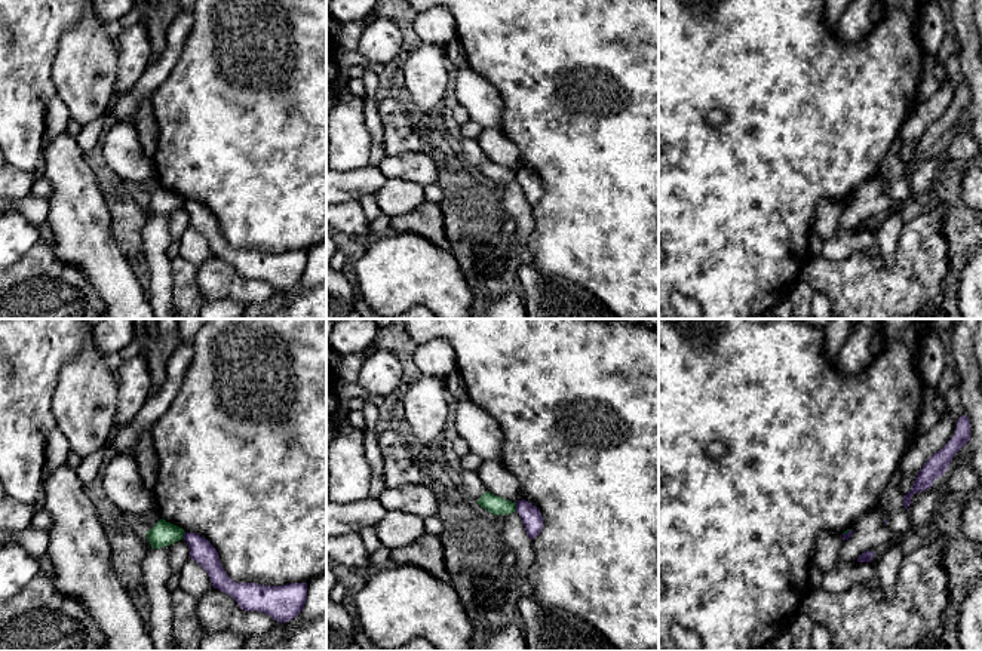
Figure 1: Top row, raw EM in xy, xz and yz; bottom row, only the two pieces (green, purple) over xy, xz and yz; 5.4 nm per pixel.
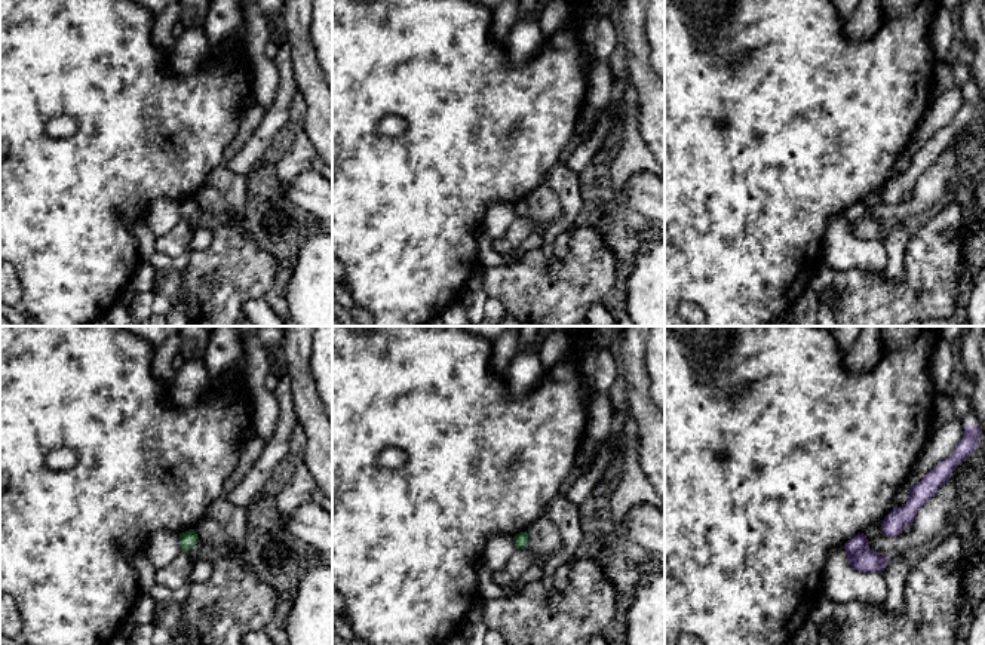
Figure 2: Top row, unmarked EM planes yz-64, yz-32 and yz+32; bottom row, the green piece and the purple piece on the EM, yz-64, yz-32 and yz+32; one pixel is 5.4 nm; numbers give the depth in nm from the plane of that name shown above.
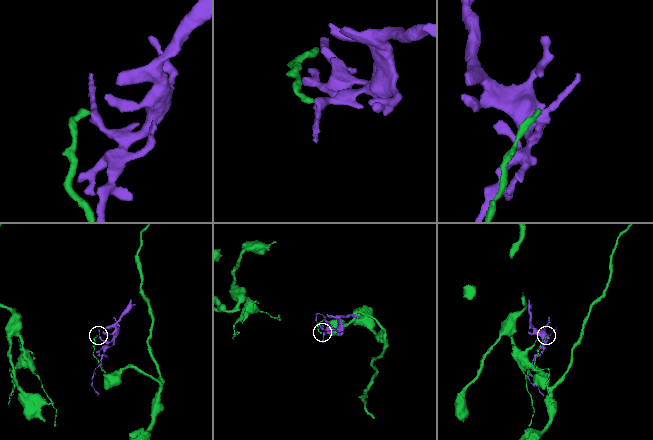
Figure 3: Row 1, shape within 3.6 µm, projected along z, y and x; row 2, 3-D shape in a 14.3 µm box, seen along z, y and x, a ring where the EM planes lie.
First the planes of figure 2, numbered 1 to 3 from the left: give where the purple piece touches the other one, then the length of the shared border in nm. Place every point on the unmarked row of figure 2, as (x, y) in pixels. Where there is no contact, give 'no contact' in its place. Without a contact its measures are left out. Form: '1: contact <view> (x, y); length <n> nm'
1: no contact
2: no contact
3: no contact

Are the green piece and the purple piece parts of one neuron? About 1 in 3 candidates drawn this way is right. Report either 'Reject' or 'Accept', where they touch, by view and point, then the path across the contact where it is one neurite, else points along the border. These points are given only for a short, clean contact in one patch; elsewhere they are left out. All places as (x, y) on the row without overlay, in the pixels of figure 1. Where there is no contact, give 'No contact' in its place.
Reject. Touches green at xz (515, 175). Boundary: xz (515, 171), (516, 178)

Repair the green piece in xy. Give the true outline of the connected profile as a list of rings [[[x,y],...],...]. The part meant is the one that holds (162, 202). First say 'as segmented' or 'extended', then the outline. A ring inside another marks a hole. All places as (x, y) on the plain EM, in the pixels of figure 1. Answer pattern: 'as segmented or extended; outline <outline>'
as segmented; outline [[[160,187],[150,199],[145,200],[151,217],[171,214],[184,206],[185,199],[165,187]]]

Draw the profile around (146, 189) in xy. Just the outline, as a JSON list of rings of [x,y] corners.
[[[156,174],[135,185],[138,194],[144,200],[150,199],[160,187],[162,185]]]

